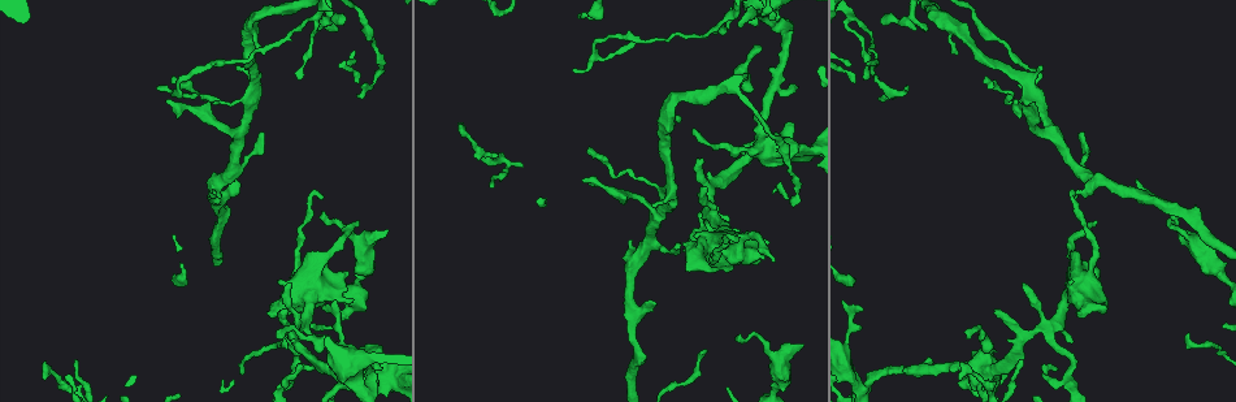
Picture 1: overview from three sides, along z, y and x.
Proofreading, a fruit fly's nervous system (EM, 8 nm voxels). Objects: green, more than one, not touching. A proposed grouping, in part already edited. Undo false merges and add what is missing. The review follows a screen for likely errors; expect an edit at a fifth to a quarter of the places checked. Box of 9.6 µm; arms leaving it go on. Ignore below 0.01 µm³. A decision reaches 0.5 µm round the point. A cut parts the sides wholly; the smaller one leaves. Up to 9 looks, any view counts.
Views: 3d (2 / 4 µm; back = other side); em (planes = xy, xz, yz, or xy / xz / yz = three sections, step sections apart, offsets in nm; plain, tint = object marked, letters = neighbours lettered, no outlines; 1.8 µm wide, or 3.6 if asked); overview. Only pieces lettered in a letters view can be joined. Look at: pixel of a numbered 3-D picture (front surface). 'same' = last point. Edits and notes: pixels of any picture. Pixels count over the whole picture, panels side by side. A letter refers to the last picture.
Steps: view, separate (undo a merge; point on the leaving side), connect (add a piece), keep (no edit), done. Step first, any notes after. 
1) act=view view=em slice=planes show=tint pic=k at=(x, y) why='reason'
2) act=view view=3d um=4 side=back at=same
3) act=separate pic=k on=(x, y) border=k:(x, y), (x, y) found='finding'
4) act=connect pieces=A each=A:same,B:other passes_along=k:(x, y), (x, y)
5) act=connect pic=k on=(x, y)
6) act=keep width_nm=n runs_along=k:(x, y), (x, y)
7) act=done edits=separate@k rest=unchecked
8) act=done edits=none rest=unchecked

act=view view=em slice=planes show=letters pic=1 at=(389, 230) why='stops while still wide'

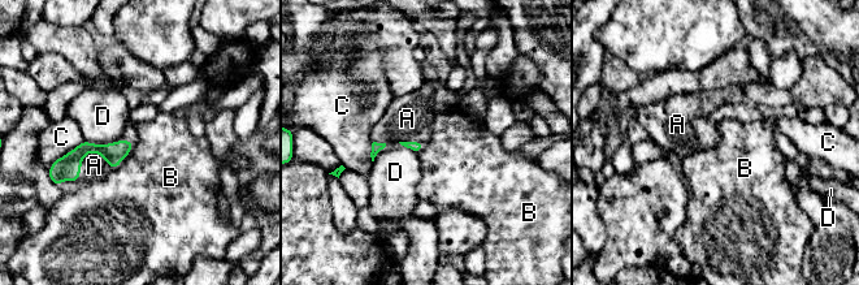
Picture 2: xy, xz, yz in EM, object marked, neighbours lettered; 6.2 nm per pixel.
act=connect pieces=A each=A:same,B:other,C:other,D:other passes_along=2:(68, 167), (85, 154), (94, 165) found='the cell continues'

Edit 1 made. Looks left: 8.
act=view view=overview

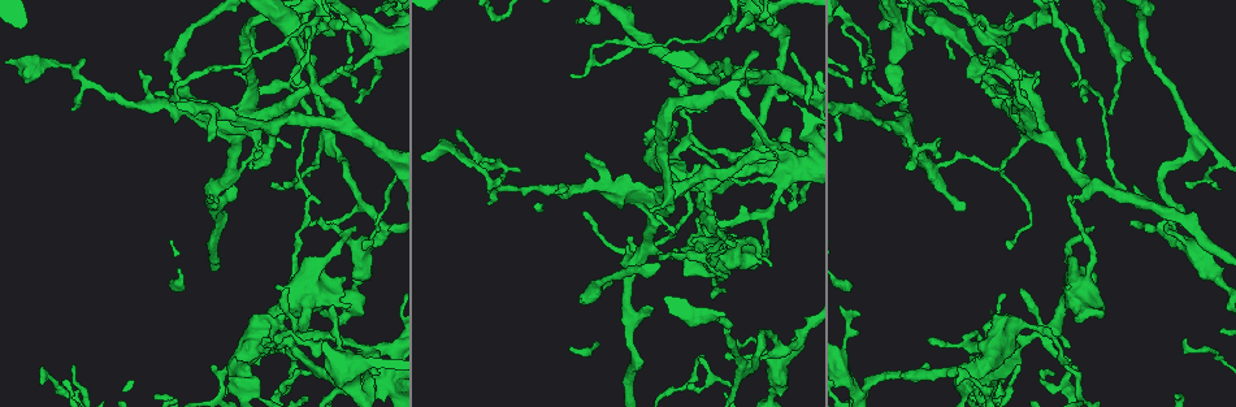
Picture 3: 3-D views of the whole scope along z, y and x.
act=view view=3d um=2 pic=3 at=(629, 245) why='free end'

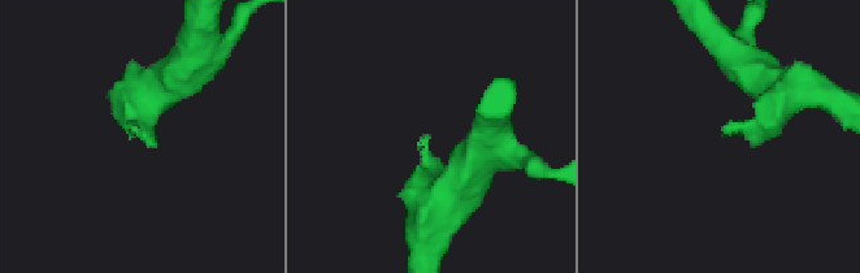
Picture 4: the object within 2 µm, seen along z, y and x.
act=view view=em um=3.6 slice=planes show=tint pic=4 at=(724, 133)

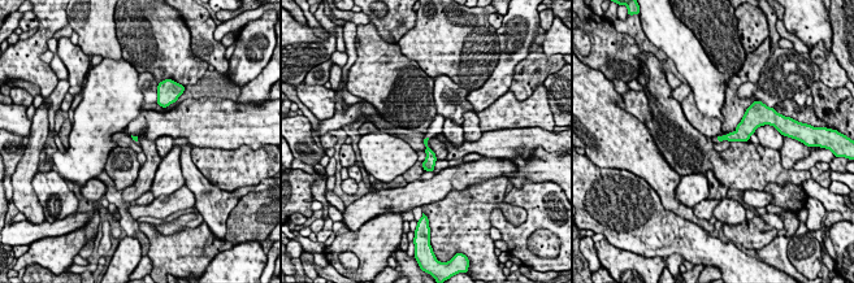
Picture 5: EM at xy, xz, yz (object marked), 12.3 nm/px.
act=view view=em um=3.6 slice=planes show=letters at=same why='see the neighbours'

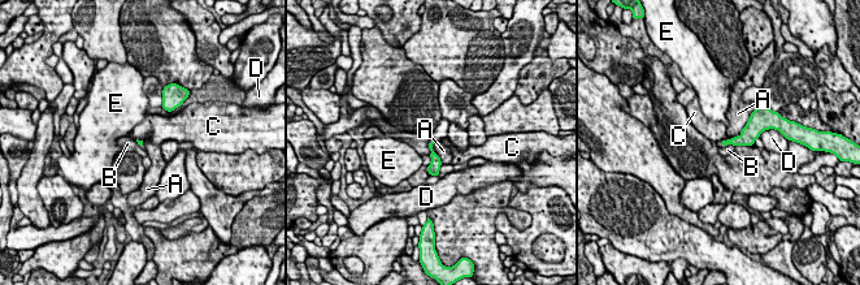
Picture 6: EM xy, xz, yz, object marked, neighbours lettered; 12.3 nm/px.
act=keep each=A:other,B:other,C:other,D:other,E:other border=6:(428, 143), (430, 154) found='none of them fits'

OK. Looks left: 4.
act=view view=em slice=planes show=tint pic=3 at=(378, 75) why='sharp bend'

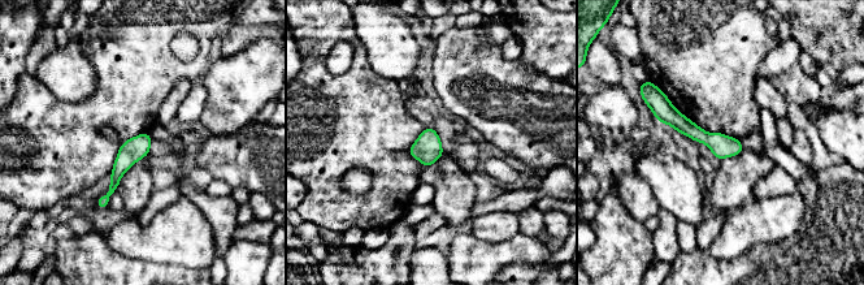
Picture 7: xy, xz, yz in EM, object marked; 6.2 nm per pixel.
act=view view=em slice=planes show=letters at=same why='what lies round it'

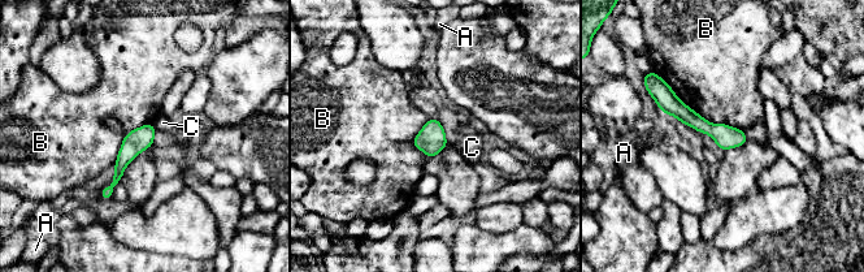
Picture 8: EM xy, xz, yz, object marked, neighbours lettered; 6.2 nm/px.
act=keep width_nm=150 each=A:other,B:other,C:other border=8:(151, 122), (125, 136), (113, 163) found='one cell here'

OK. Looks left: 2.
act=view view=3d um=2 pic=3 at=(345, 122) why='a fork'

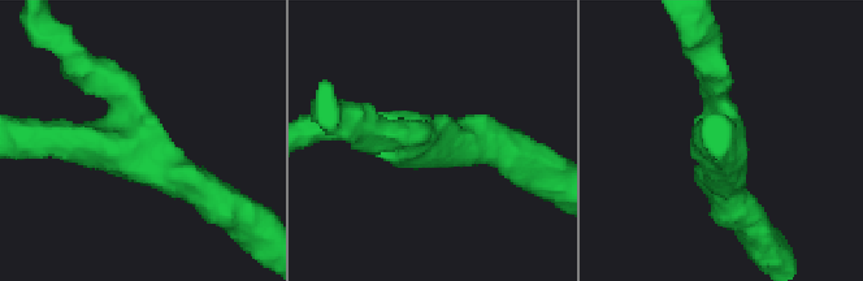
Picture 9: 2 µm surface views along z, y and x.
act=view view=em slice=planes show=letters pic=9 at=(132, 135) arms=3 arm_widths_nm=200,220,260

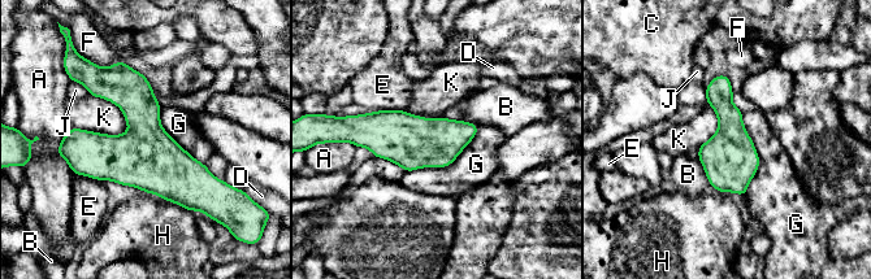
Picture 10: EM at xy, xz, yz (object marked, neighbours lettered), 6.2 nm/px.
act=keep each=A:other,B:other,C:other,D:other,E:other,F:other,G:other,H:other,J:other,K:other found='continuous, no second cell'

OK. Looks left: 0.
act=done edits=connect@2 rest=unchecked

